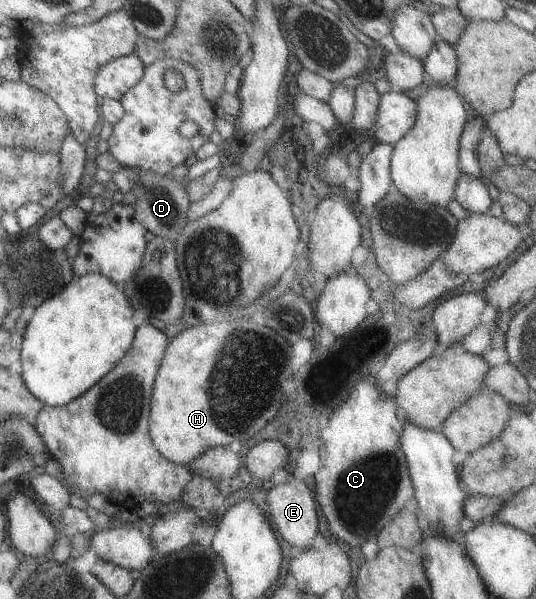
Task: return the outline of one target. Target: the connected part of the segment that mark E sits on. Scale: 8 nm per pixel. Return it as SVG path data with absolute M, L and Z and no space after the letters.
M290 473L288 483L273 484L272 489L266 493L266 509L270 515L270 521L278 535L296 549L306 549L312 547L312 539L318 533L316 521L316 509L314 508L314 499L312 491L302 481L294 480Z

